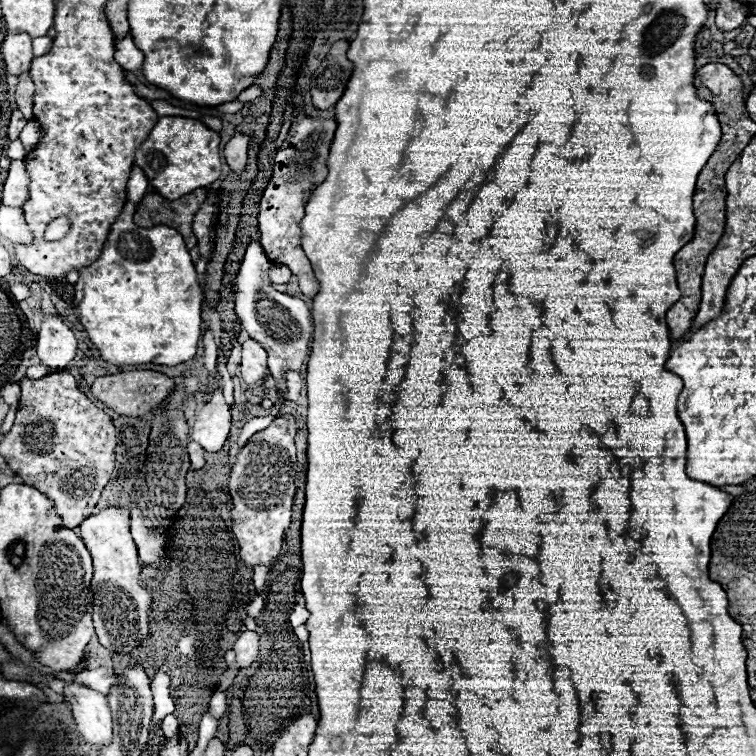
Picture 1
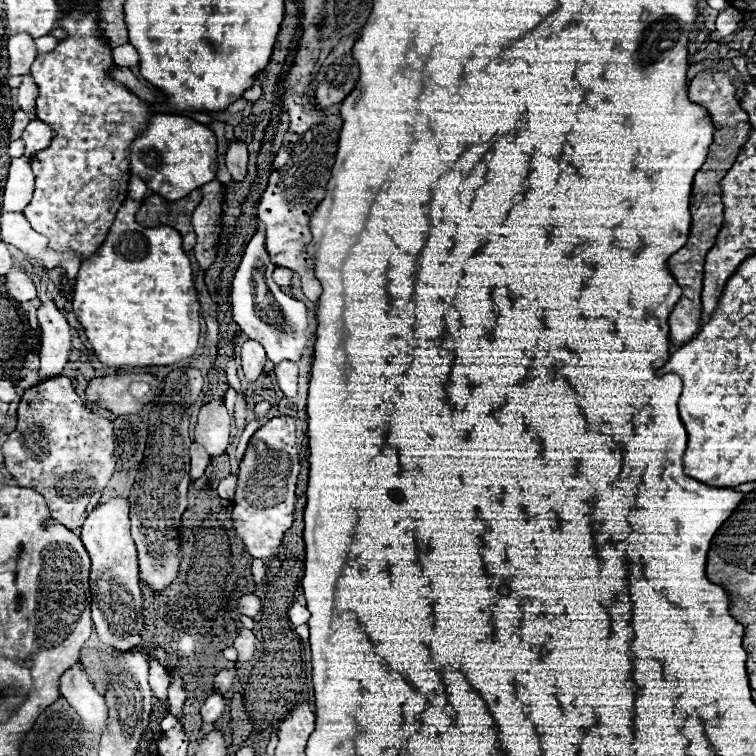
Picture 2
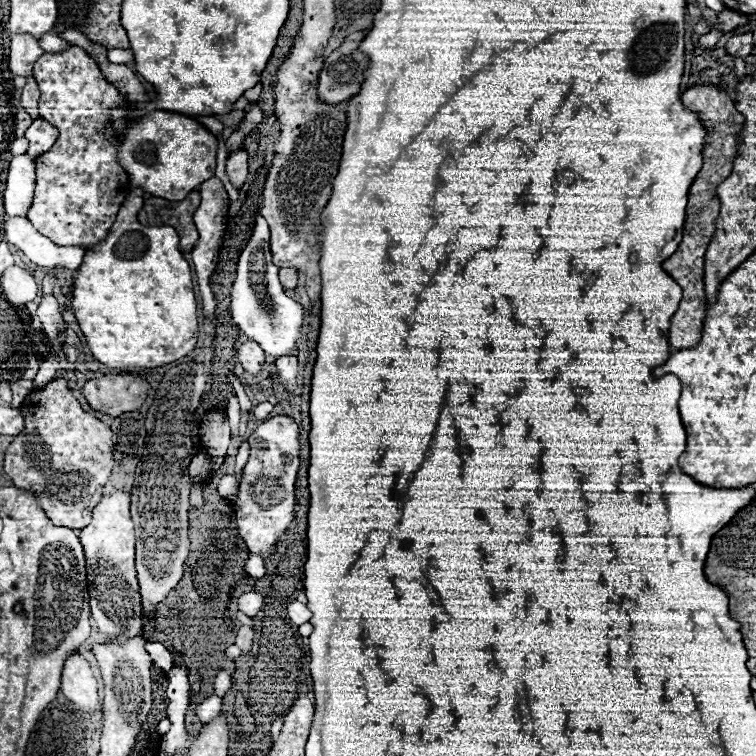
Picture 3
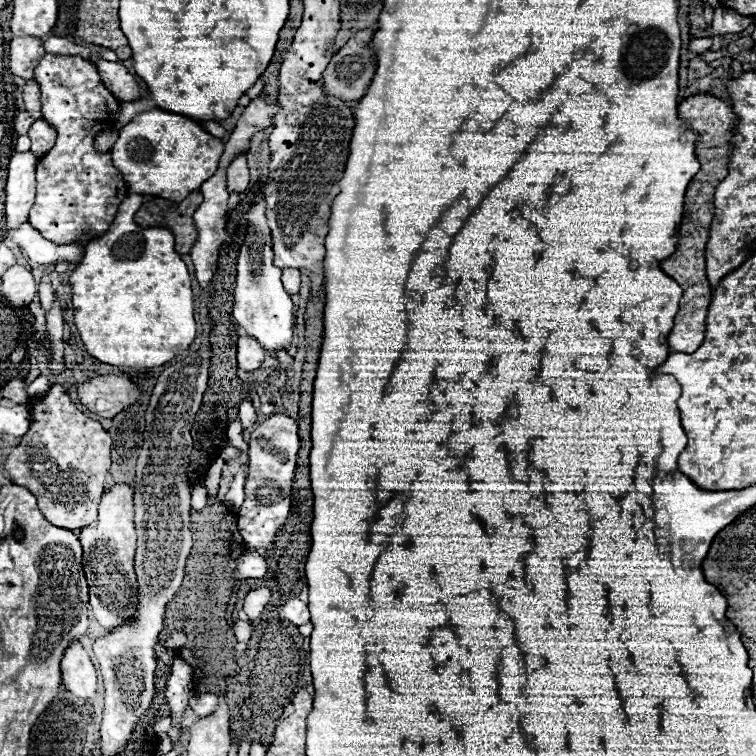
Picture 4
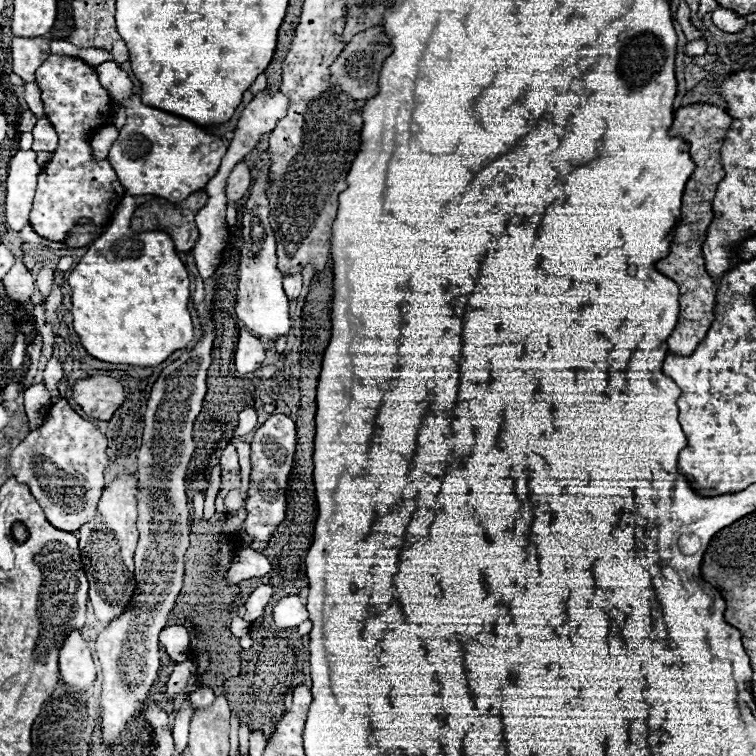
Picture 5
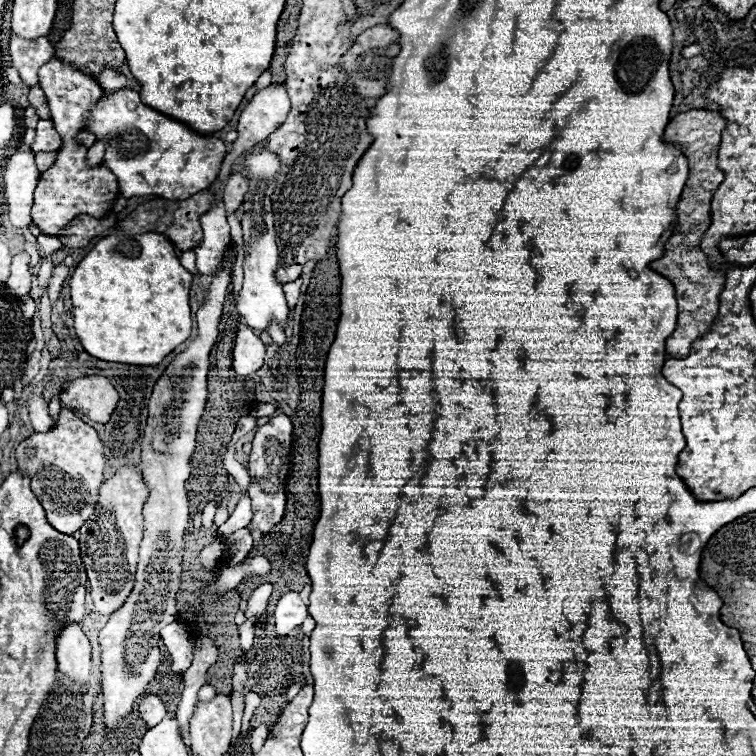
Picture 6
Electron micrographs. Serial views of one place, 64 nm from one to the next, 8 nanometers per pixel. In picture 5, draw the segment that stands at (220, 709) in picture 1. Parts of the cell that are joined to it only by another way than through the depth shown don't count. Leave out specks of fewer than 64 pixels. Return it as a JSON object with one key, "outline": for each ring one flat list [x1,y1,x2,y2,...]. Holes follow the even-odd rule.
{"outline":[[200,688,200,690,196,690,196,692,190,694,190,704,192,704,192,708,200,710,200,708,206,708,208,704,212,704,214,698,216,698,216,696,214,696,212,690,208,690,208,688]]}

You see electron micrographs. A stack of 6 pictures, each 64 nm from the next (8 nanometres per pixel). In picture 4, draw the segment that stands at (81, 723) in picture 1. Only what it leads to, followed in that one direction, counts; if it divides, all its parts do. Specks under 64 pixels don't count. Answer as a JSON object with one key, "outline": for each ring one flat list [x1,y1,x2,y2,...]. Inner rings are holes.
{"outline":[[72,642,64,652,62,684,82,702,92,702,96,698,96,670,80,642]]}

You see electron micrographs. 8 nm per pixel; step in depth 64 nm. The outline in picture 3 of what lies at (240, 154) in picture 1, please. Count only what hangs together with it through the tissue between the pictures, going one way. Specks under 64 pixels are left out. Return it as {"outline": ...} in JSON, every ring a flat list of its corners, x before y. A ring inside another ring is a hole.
{"outline":[[236,150,228,156,226,160,226,172,230,176,230,182,234,184,234,188,244,186,246,176,248,176,248,154,246,150]]}

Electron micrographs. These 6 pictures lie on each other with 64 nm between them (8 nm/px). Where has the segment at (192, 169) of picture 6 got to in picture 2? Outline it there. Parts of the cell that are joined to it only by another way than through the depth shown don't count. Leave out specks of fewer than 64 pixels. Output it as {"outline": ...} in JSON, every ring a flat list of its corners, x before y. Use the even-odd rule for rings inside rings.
{"outline":[[154,114,148,128,130,146,130,170,132,174,140,176,154,194,164,196,166,200,180,200,192,190,216,180,216,170,218,170,216,156,218,156,216,154,216,134,208,126,192,118,184,118,184,116]]}

